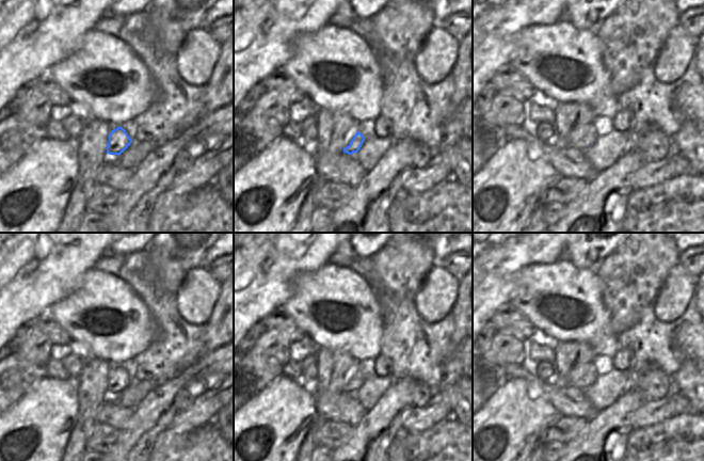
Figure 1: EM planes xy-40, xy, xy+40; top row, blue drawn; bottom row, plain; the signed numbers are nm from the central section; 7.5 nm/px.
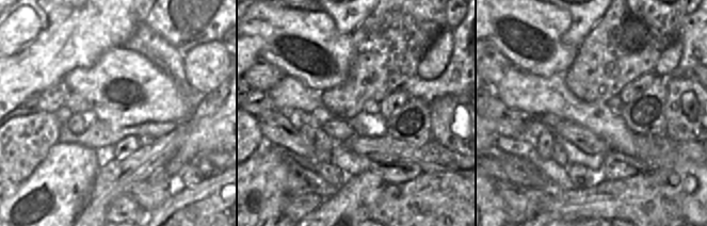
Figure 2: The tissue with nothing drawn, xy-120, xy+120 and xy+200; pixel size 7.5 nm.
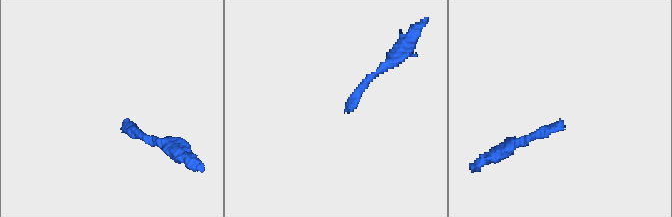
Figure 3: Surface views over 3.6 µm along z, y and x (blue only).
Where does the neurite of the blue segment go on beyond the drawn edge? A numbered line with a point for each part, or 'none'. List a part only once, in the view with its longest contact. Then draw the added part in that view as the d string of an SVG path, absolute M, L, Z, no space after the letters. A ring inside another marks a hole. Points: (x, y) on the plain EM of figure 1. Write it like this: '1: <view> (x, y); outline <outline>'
1: xy (352, 370); outline M355 362L352 366L350 366L350 368L348 369L348 371L343 378L343 386L347 386L350 384L352 378L354 377L354 375L356 373L357 370L358 370L358 365Z

